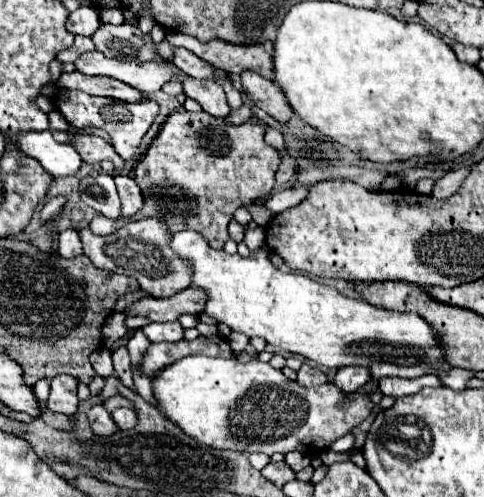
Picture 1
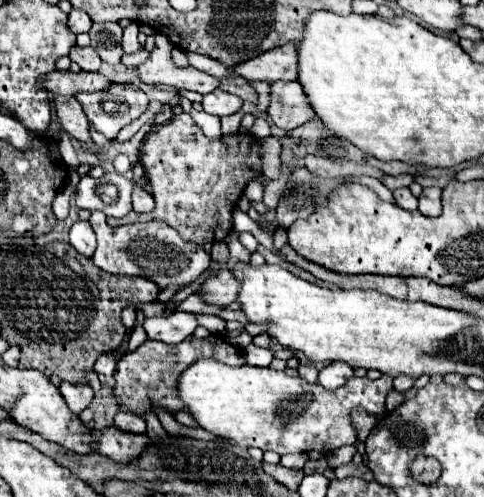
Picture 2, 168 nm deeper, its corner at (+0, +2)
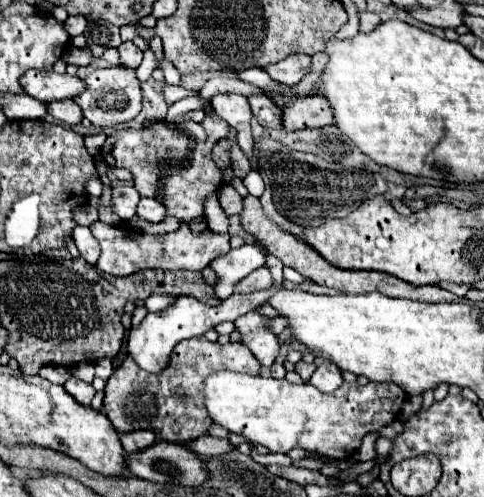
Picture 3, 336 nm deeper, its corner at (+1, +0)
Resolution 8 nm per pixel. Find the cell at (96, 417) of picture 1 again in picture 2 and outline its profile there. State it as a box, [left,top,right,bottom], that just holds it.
[94,427,150,463]

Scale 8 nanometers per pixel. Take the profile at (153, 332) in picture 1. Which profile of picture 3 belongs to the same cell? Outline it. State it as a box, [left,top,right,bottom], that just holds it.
[127,289,277,373]

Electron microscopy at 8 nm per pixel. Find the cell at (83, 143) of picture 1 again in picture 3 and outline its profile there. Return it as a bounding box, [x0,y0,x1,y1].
[47,99,83,125]

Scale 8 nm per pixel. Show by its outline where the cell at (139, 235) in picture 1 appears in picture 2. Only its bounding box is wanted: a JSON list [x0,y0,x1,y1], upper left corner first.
[90,211,210,289]

